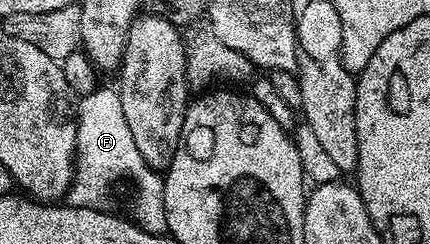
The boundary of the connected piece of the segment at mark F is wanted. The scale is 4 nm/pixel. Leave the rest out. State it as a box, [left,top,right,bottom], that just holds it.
[65,87,142,207]

